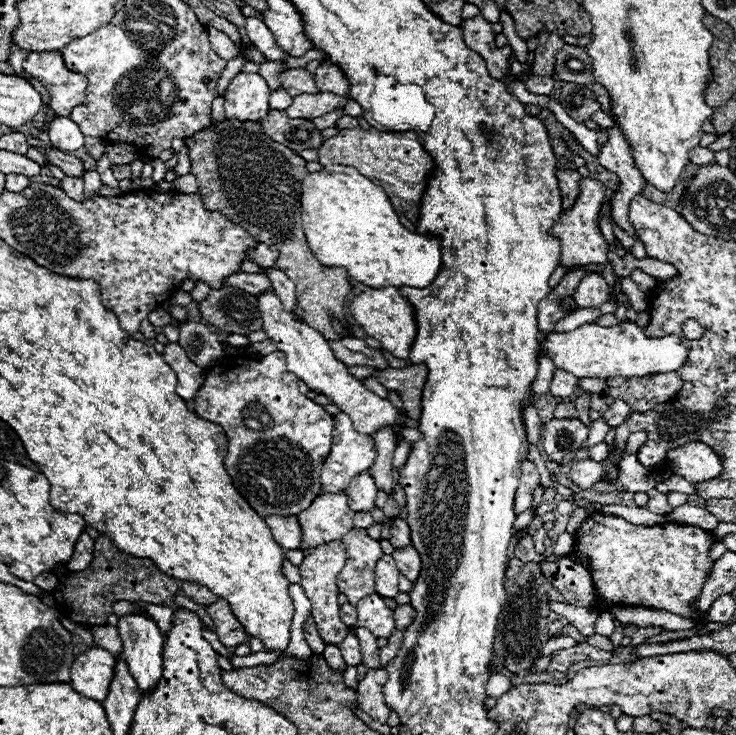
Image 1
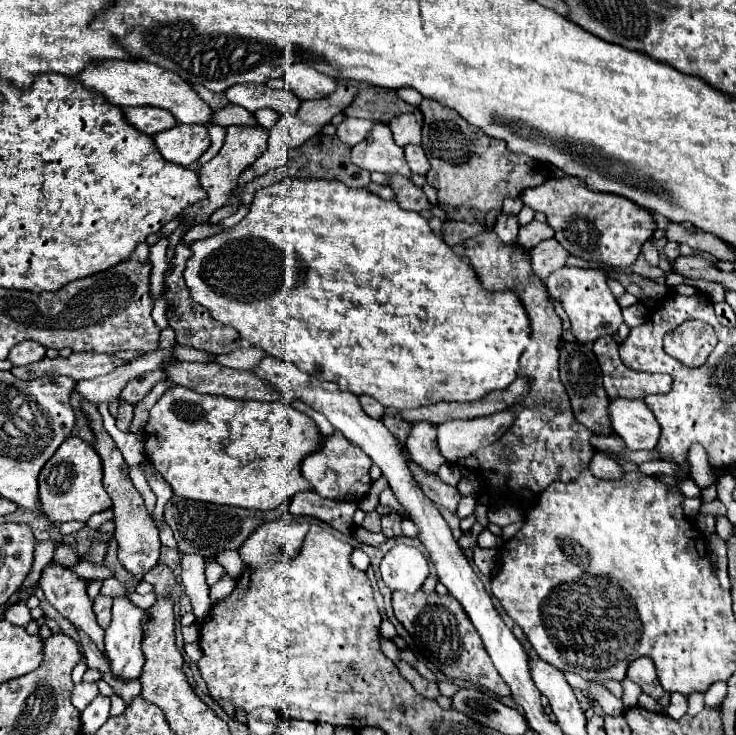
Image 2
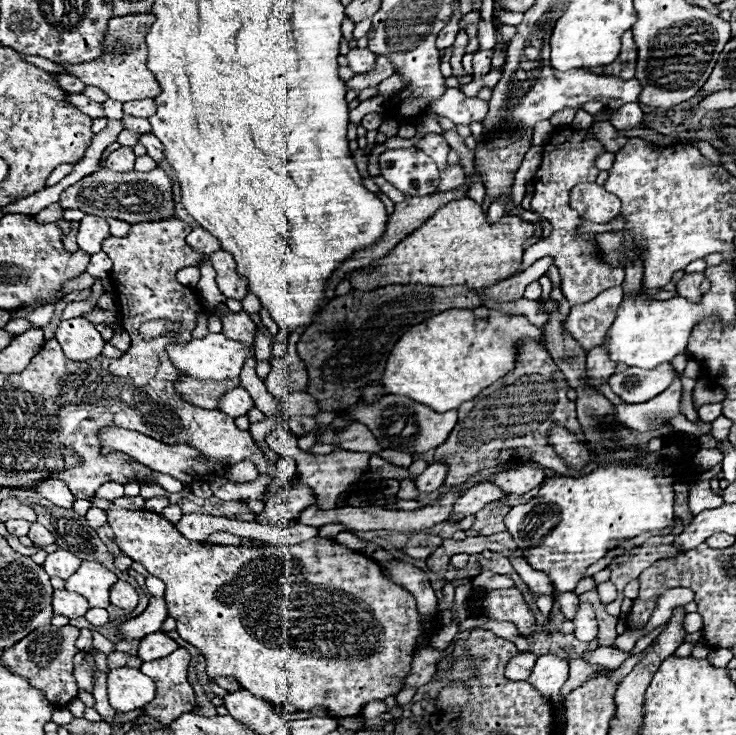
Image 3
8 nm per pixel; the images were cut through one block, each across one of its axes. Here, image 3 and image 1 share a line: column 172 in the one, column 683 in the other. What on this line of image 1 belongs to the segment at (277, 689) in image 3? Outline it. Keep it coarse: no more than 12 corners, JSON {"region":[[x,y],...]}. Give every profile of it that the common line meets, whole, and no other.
{"region":[[602,512],[574,536],[596,600],[694,612],[714,538]]}

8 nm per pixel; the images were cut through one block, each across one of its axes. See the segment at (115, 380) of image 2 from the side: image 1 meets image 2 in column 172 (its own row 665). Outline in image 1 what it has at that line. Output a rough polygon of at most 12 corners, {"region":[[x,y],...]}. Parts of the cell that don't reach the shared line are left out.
{"region":[[354,632],[340,642],[348,666],[362,662],[360,642]]}

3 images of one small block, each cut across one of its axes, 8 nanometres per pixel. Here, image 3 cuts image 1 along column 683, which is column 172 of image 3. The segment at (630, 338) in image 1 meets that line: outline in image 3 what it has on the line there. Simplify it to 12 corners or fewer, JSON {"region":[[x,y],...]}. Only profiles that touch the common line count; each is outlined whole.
{"region":[[224,334],[168,344],[174,368],[198,380],[238,378],[244,344]]}

